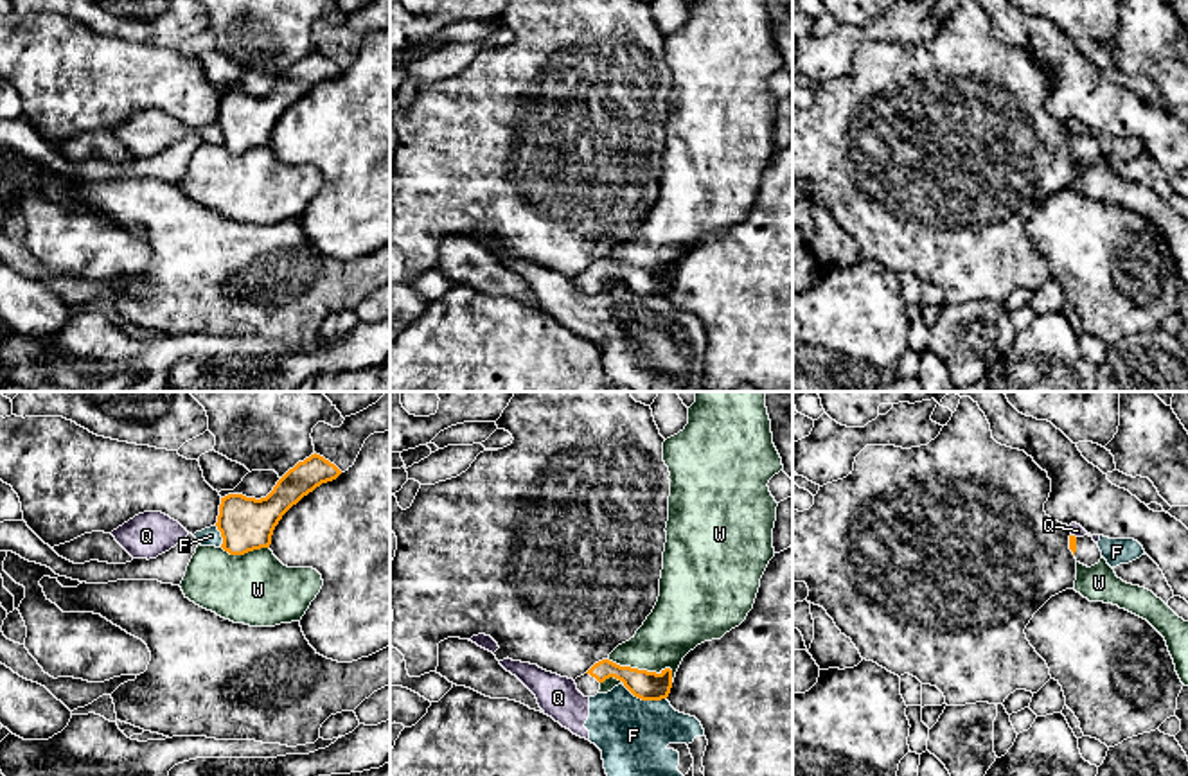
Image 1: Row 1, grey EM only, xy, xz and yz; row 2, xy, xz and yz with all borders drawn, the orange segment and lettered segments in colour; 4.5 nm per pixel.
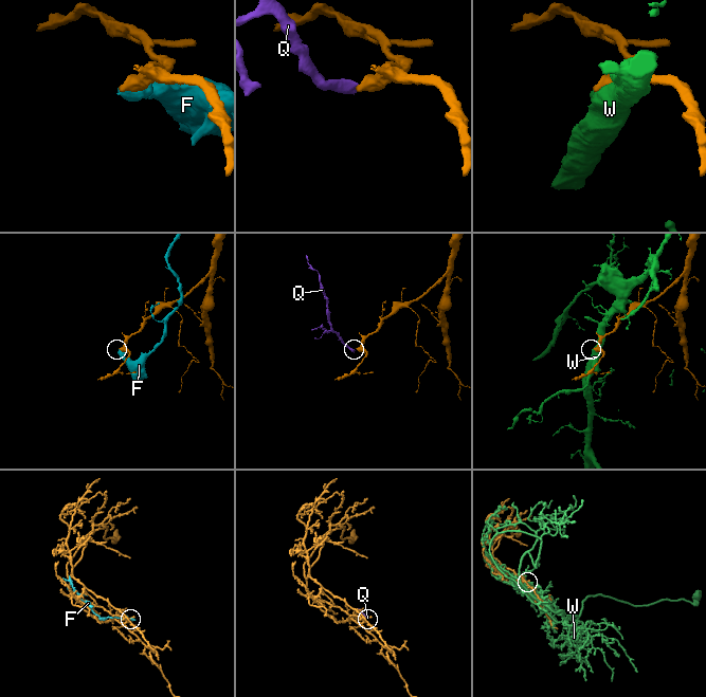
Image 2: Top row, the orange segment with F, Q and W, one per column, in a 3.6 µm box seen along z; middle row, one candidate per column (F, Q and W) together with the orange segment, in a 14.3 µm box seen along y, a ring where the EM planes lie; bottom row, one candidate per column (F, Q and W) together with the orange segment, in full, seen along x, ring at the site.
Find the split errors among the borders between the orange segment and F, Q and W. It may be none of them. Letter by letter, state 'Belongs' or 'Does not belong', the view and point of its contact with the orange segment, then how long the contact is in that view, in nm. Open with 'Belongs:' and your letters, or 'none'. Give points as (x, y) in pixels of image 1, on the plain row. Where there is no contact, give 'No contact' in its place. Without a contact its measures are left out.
Belongs: none
F: Does not belong. Touches orange at xz (644, 297). Shared border 220 nm
Q: Does not belong. Touches orange at yz (1073, 133). Shared border 30 nm
W: Does not belong. Touches orange at xz (646, 268). Shared border 320 nm

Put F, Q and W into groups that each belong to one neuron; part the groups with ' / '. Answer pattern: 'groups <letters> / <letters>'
groups F Q / W

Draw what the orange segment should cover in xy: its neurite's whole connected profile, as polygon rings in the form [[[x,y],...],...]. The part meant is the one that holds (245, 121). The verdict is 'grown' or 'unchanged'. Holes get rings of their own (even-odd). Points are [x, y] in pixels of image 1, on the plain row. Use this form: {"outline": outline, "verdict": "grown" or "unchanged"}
{"outline": [[[315,50],[289,66],[266,95],[255,97],[243,92],[221,95],[216,120],[223,135],[221,146],[230,153],[270,146],[282,113],[304,93],[340,72],[334,61]]], "verdict": "unchanged"}

